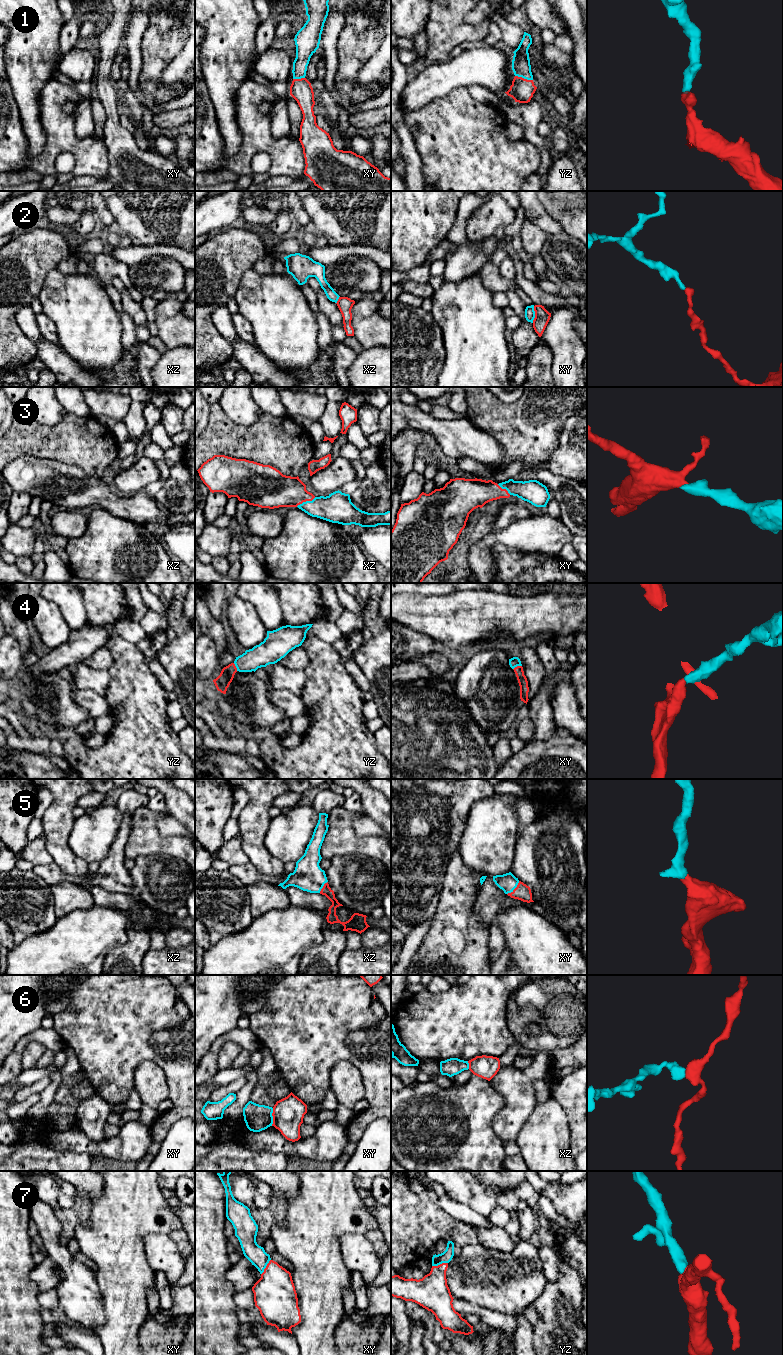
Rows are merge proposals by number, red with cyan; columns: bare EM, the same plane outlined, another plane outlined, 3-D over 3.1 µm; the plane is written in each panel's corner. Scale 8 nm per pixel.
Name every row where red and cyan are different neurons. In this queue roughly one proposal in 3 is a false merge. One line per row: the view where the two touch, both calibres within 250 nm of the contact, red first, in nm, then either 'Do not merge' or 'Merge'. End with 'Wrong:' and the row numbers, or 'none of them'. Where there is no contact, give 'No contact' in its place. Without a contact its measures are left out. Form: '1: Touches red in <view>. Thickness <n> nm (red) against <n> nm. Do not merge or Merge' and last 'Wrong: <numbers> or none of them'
1: Touches red in yz. Thickness 190 nm (red) against 150 nm. Merge
2: Touches red in xy. Thickness 120 nm (red) against 80 nm. Do not merge
3: Touches red in xz. Thickness 280 nm (red) against 240 nm. Merge
4: Touches red in xy. Thickness 80 nm (red) against 80 nm. Merge
5: Touches red in xy. Thickness 130 nm (red) against 150 nm. Merge
6: Touches red in xy. Thickness 260 nm (red) against 220 nm. Do not merge
7: Touches red in yz. Thickness 280 nm (red) against 90 nm. Merge
Wrong: 2, 6

